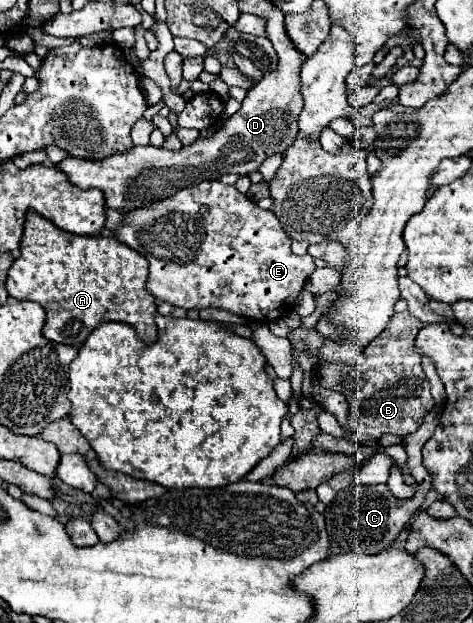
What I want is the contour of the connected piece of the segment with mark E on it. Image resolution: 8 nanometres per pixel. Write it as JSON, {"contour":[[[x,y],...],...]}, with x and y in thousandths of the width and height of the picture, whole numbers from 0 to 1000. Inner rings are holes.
{"contour":[[[427,291],[423,297],[393,300],[355,319],[262,342],[241,380],[313,416],[317,445],[309,464],[334,483],[389,496],[457,493],[541,515],[579,515],[617,499],[613,493],[622,493],[651,441],[664,435],[660,409],[617,406],[617,384],[592,364],[579,339],[550,335],[537,323],[499,307],[499,300],[465,291]],[[427,329],[440,332],[431,345],[419,342]]]}

